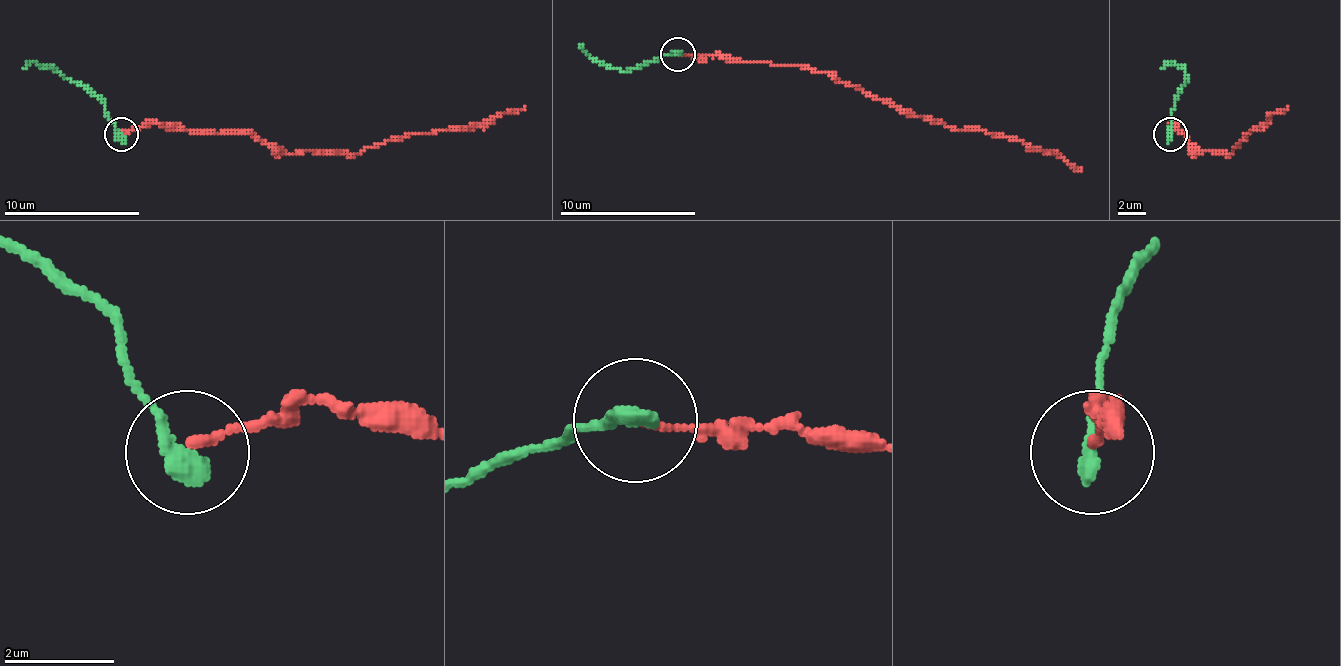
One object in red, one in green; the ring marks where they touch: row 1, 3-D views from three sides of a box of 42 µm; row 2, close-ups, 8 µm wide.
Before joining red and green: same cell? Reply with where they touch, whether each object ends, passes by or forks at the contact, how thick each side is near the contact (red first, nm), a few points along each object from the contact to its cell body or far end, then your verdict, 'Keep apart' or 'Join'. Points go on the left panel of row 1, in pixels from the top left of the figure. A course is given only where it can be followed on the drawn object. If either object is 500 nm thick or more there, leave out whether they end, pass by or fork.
Place: (121, 134). At the ring red ends. At the ring green ends. Thickness 150 nm (red) against 380 nm. Course of red: (122, 133), (163, 123), (251, 133), (286, 154), (357, 154), (402, 137), (460, 130), (524, 106). Course of green: (122, 133), (98, 99), (67, 79), (33, 62), (23, 68). Keep apart

